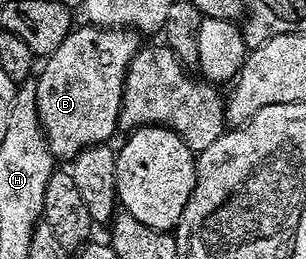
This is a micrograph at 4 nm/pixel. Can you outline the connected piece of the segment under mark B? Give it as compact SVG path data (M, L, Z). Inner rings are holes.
M84 25L78 29L70 30L69 35L44 60L45 68L36 76L37 85L37 112L41 128L45 130L45 140L49 152L54 160L70 161L81 150L97 144L108 144L113 134L118 134L119 113L121 112L121 98L125 74L131 61L139 50L139 43L133 39L117 39L118 32L110 27L94 27Z

